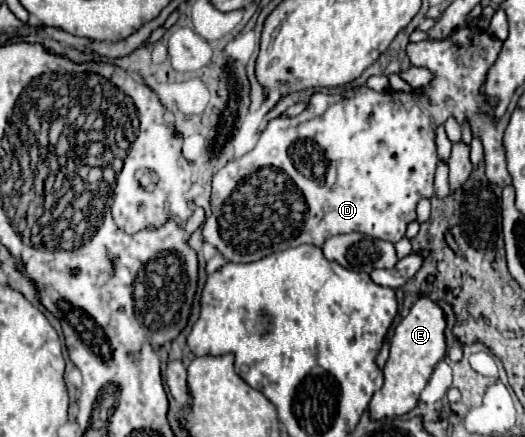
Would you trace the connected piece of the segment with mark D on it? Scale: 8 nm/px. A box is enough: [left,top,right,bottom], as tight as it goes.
[202,26,508,262]

